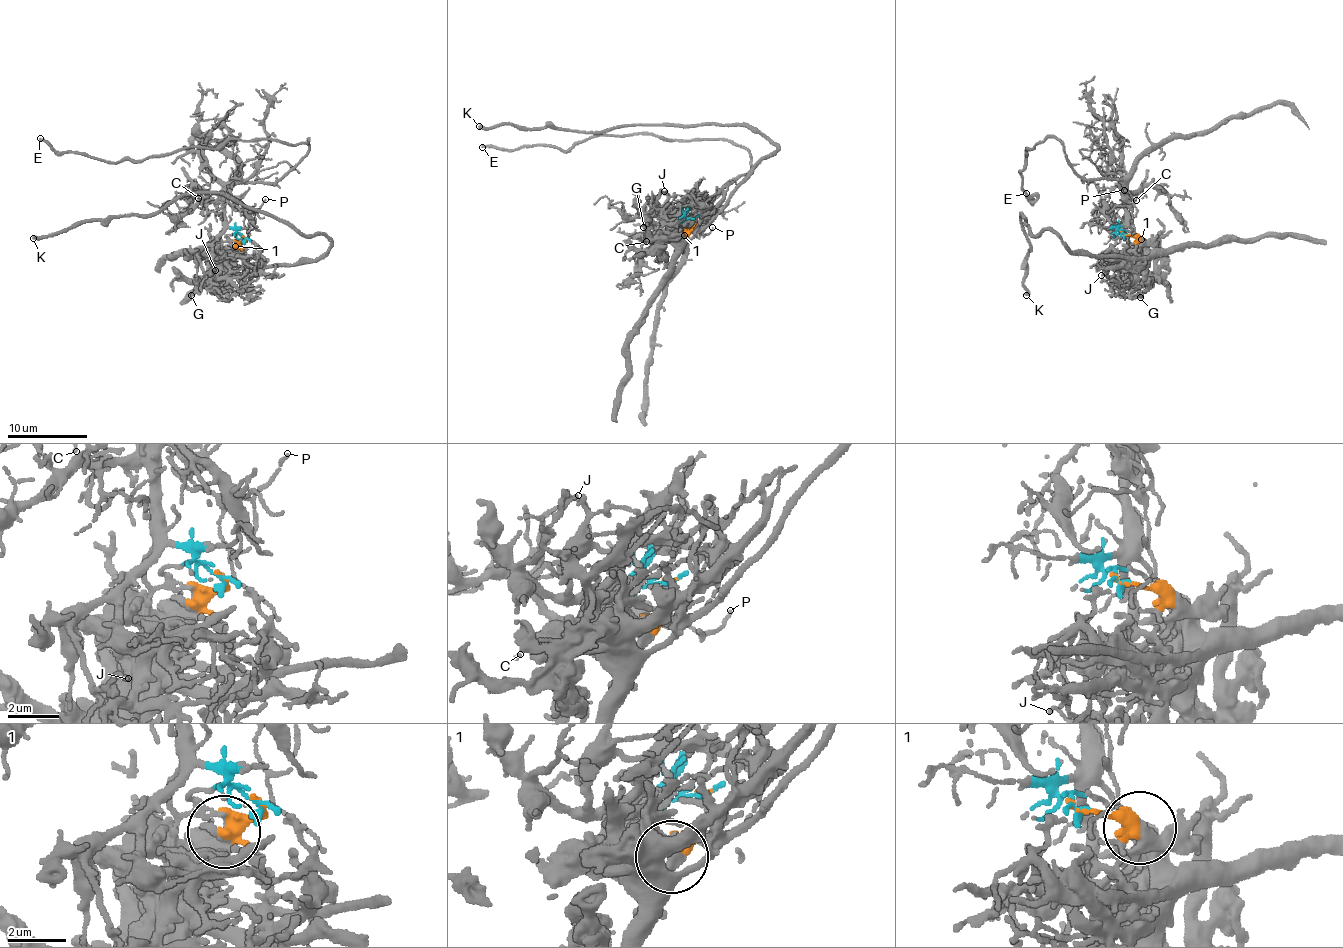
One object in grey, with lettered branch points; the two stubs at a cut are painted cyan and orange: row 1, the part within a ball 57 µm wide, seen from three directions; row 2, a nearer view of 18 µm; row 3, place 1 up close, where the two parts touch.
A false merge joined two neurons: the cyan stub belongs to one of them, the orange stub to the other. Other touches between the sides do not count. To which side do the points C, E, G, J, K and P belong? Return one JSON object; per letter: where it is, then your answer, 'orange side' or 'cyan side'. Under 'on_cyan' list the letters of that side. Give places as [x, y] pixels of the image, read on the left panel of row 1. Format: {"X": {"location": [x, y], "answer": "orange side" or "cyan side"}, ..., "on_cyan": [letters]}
{"C": {"location": [198, 198], "answer": "cyan side"}, "E": {"location": [40, 138], "answer": "cyan side"}, "G": {"location": [191, 295], "answer": "orange side"}, "J": {"location": [215, 270], "answer": "cyan side"}, "K": {"location": [33, 238], "answer": "orange side"}, "P": {"location": [265, 199], "answer": "cyan side"}, "on_cyan": ["C", "E", "J", "P"]}

